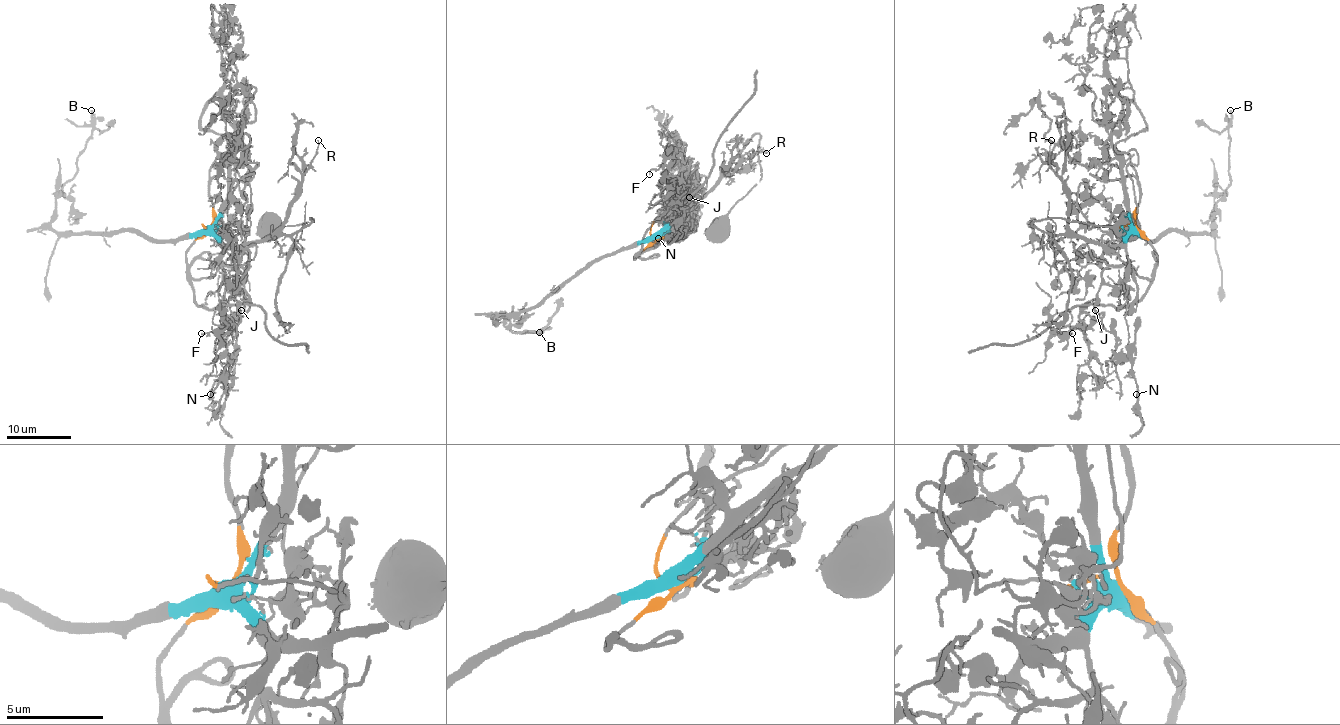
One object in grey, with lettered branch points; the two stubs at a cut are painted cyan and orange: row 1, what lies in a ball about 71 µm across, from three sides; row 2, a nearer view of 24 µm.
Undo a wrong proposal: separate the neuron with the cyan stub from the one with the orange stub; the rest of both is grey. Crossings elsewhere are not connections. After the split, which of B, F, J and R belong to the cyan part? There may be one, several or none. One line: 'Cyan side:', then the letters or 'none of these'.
Cyan side: B, R

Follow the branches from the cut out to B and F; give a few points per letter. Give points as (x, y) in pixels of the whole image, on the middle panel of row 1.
B: (655, 238), (600, 255), (534, 306), (498, 315), (503, 315), (513, 332), (539, 332)
F: (655, 238), (634, 259), (659, 218), (698, 197), (683, 205), (675, 196), (680, 181), (668, 158), (649, 174)

